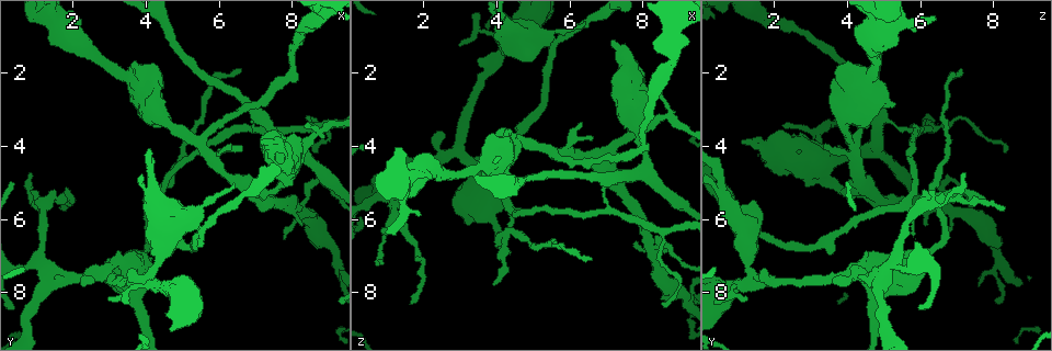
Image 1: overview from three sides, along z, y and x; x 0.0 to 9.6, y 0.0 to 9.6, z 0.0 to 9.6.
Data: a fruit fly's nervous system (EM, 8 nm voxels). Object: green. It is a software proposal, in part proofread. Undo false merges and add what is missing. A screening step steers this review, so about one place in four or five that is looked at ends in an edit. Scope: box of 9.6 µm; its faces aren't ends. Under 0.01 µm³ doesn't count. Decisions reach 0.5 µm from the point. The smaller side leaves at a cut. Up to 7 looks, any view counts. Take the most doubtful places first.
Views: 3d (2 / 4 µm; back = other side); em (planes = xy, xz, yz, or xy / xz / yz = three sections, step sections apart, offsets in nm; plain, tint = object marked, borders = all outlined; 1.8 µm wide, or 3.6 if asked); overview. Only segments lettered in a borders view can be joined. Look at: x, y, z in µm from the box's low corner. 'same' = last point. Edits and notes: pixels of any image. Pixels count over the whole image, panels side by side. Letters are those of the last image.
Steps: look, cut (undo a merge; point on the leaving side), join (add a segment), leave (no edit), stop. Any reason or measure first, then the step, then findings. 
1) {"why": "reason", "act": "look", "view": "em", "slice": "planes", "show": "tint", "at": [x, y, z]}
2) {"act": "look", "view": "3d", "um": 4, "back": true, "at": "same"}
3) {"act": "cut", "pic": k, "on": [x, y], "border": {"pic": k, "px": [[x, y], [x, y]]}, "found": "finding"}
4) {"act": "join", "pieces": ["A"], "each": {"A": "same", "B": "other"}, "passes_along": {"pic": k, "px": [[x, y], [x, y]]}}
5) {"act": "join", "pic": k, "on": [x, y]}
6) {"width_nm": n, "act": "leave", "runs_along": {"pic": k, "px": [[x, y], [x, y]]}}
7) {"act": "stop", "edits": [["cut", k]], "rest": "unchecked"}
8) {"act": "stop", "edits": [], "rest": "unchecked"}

{"why": "sudden change in width", "act": "look", "view": "3d", "um": 4, "at": [4.15, 7.65, 1.30]}

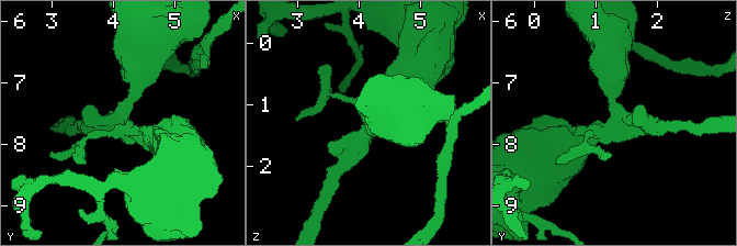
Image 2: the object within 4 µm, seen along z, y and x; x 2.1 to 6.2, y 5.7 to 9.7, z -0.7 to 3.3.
{"arms": 4, "why": "need the tissue", "act": "look", "view": "em", "slice": "yz", "step": 8, "show": "tint", "at": [4.20, 7.70, 1.25]}

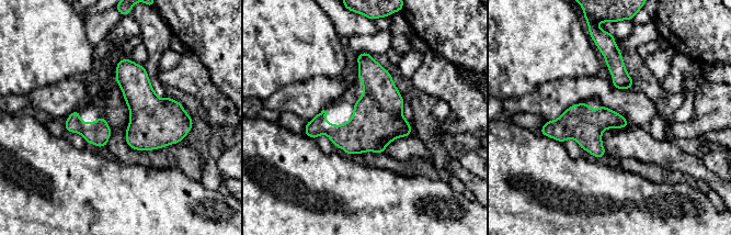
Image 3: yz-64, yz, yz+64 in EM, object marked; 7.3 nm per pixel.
{"why": "cut it another way", "act": "look", "view": "em", "slice": "xz", "step": 8, "show": "borders", "at": "same"}

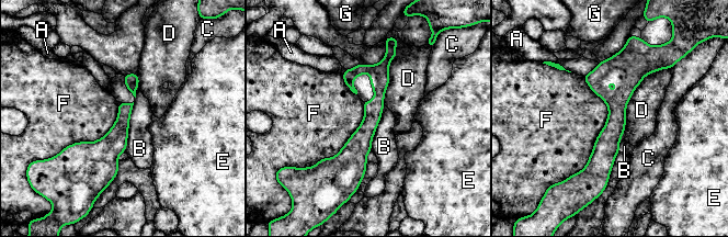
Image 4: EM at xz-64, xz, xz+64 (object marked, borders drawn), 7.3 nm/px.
{"width_nm": 140, "act": "leave", "each": {"A": "other", "B": "other", "C": "other", "D": "other", "E": "other", "F": "other", "G": "other"}, "runs_along": {"pic": 4, "px": [[391, 53], [356, 148], [356, 179]]}, "found": "continuous, no second neuron"}

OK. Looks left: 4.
{"why": "thin end", "act": "look", "view": "em", "slice": "yz", "step": 8, "show": "borders", "at": [6.60, 1.95, 7.15]}

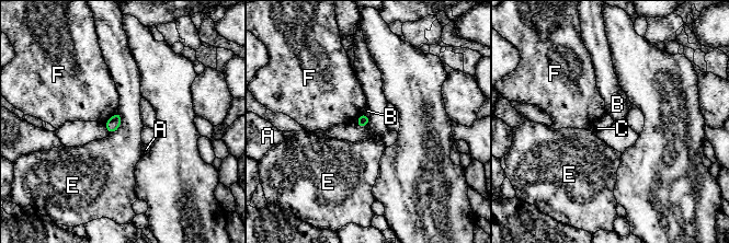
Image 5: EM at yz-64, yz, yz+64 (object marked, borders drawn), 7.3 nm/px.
{"why": "another direction", "act": "look", "view": "em", "slice": "planes", "show": "borders", "at": "same"}

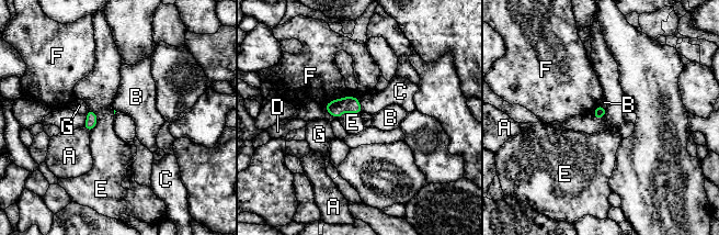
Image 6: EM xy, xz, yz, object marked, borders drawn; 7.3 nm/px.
{"act": "leave", "each": {"A": "other", "B": "other", "C": "other", "D": "other", "E": "other", "F": "other", "G": "other"}, "border": {"pic": 6, "px": [[90, 109], [96, 116], [90, 132]]}, "found": "no lettered segment goes on from it"}

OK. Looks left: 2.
{"why": "a fork", "act": "look", "view": "em", "slice": "planes", "show": "borders", "at": [7.95, 4.05, 4.75]}

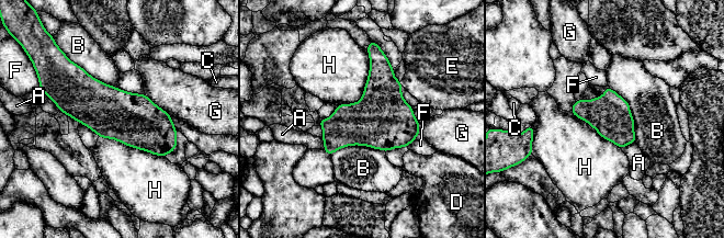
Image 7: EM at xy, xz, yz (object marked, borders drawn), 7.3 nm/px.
{"width_nm": 300, "act": "leave", "each": {"A": "other", "B": "other", "C": "other", "D": "other", "E": "other", "F": "other", "G": "other", "H": "other"}, "border": {"pic": 7, "px": [[366, 49], [362, 98], [337, 105]]}, "found": "continuous, no second neuron"}

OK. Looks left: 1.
{"act": "stop", "edits": [], "rest": "unchecked"}

